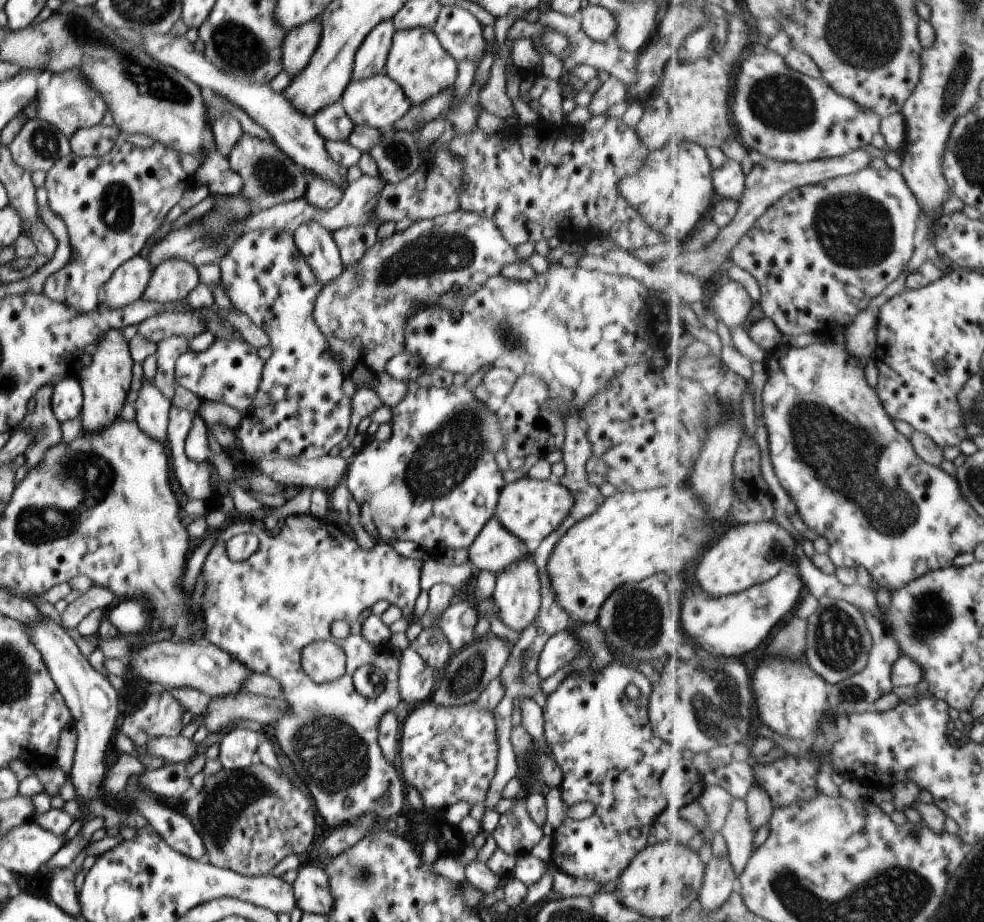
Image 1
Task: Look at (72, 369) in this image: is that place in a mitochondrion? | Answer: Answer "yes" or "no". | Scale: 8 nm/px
no

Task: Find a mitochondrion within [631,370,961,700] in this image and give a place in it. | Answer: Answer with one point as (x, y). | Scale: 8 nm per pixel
(829, 446)

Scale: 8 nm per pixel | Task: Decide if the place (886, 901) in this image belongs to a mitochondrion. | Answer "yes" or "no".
yes

